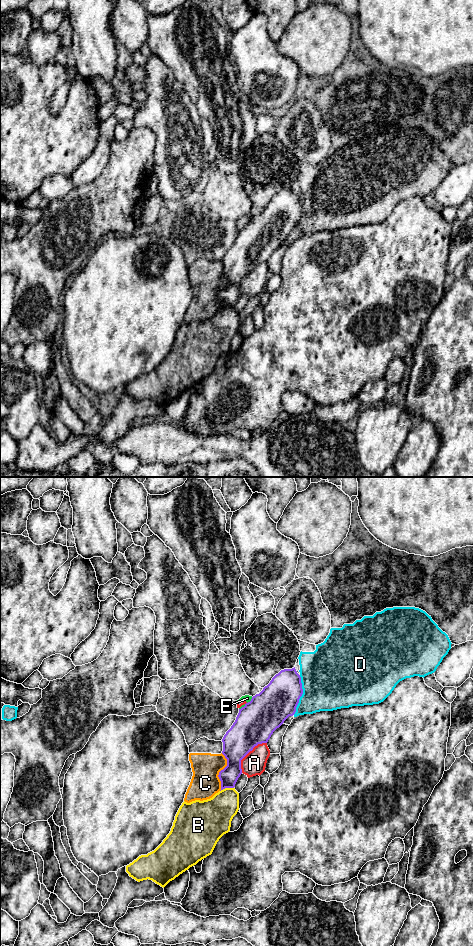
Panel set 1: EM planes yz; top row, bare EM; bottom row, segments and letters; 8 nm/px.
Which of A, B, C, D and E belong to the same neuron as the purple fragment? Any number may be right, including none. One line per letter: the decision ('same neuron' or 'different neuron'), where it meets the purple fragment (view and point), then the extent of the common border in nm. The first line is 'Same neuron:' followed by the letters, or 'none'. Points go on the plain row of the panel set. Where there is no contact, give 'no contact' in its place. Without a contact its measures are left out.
Same neuron: none
A: different neuron | yz (247, 273) | 320 nm
B: different neuron | yz (226, 307) | 120 nm
C: different neuron | yz (219, 292) | 300 nm
D: different neuron | yz (301, 215) | 320 nm
E: different neuron | yz (251, 220) | 70 nm

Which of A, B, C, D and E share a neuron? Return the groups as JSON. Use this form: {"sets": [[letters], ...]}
{"sets": [["A", "E"], ["B"], ["C"], ["D"]]}

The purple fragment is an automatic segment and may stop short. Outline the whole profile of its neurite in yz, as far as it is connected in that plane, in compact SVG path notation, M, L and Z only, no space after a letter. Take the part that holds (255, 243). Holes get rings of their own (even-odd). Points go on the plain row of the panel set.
M295 187L284 189L276 194L259 214L253 216L250 222L239 229L235 242L222 259L222 274L227 279L227 286L218 295L221 301L221 310L235 307L238 298L242 294L241 280L258 264L267 263L273 252L289 236L295 234L302 214L301 197Z

